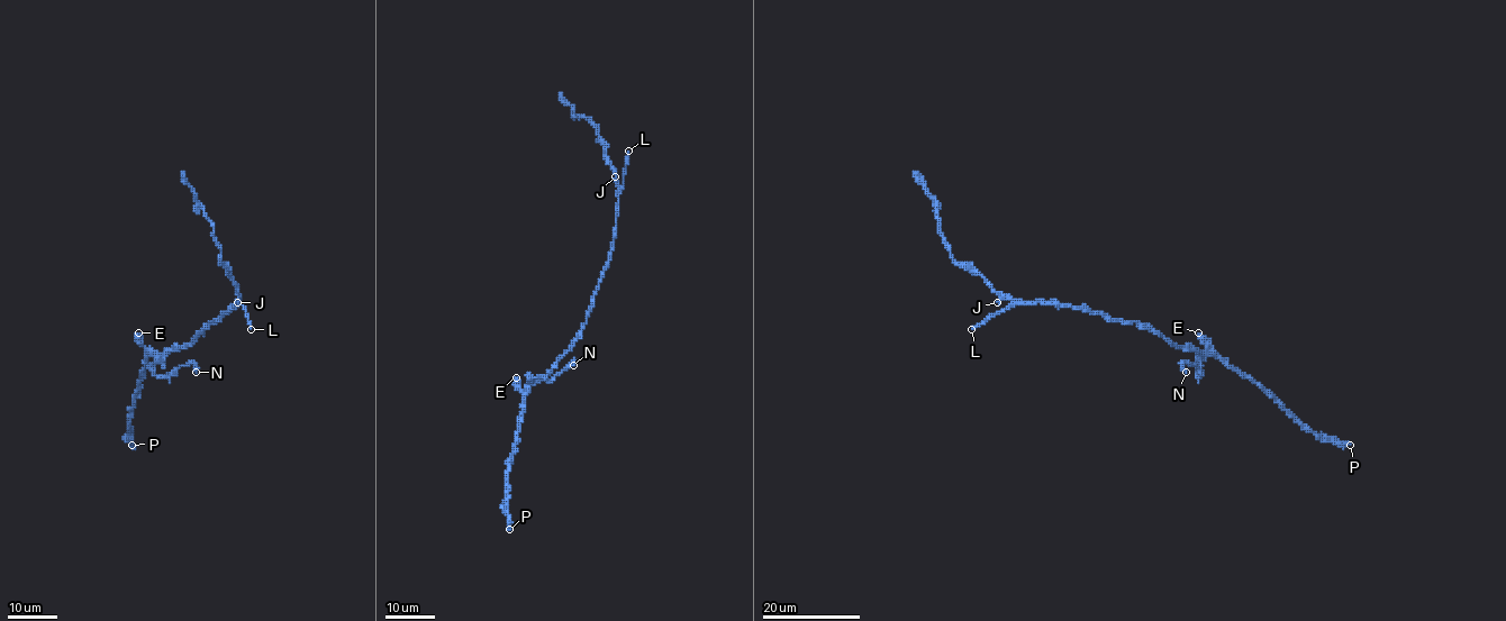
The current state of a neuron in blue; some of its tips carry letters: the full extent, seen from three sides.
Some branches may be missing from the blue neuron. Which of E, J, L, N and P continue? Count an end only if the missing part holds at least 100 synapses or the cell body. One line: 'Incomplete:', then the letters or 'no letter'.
Incomplete: L

